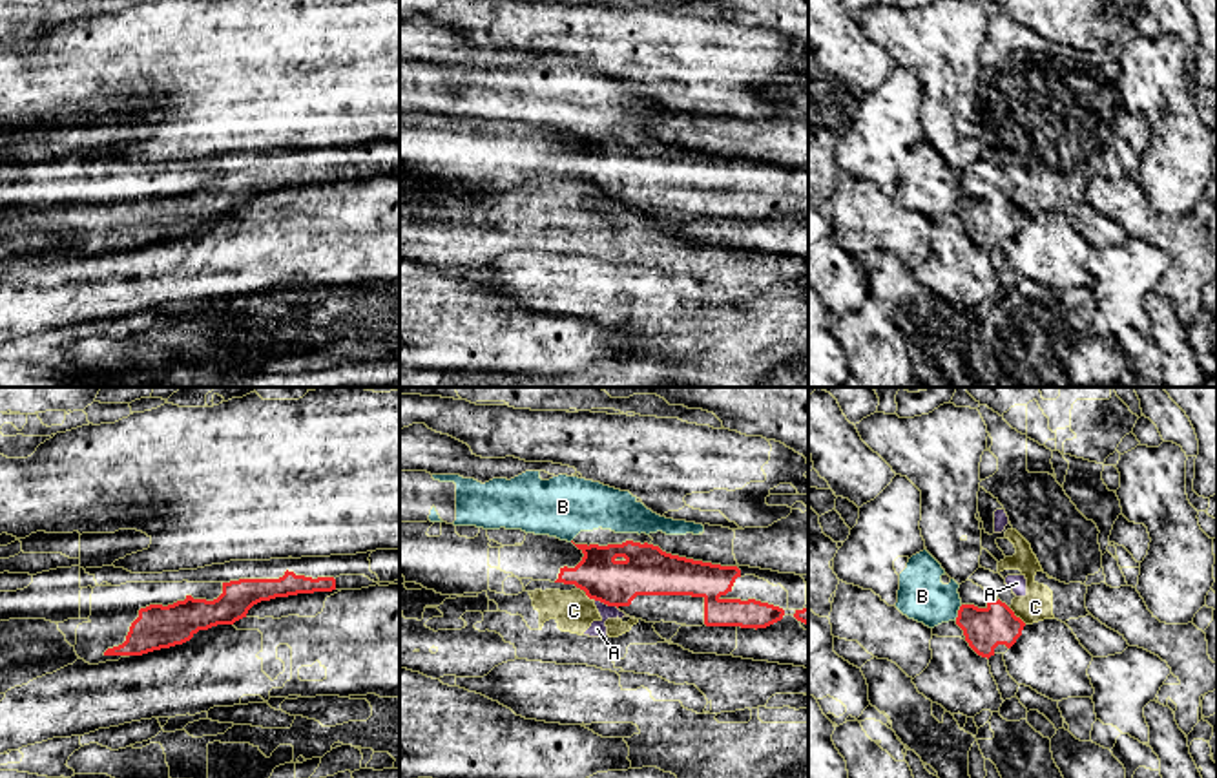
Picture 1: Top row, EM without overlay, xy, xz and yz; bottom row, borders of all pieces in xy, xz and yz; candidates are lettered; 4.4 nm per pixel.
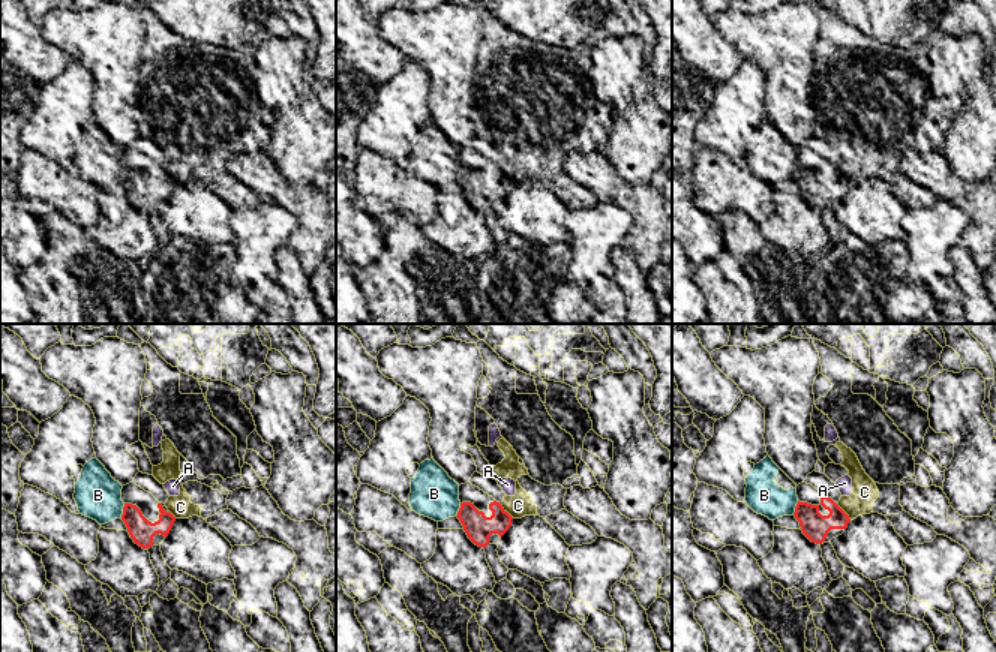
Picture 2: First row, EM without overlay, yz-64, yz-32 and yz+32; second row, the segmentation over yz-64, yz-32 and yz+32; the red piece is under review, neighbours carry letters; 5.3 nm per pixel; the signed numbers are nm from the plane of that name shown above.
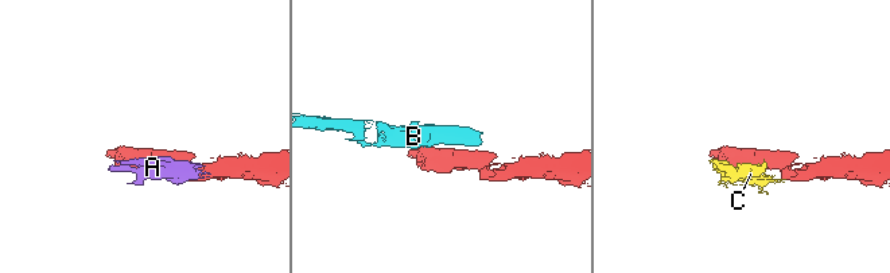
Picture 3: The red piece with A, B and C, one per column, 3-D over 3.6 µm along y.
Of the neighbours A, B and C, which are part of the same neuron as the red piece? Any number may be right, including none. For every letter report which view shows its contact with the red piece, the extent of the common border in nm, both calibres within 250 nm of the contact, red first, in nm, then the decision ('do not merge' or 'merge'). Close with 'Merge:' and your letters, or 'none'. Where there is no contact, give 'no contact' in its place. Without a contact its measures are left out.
A: contact in xz; length 120 nm; calibres 220 and 70 nm; do not merge
B: contact in yz; length 80 nm; calibres 190 and 220 nm; merge
C: contact in yz; length 100 nm; calibres 190 and 140 nm; do not merge
Merge: B

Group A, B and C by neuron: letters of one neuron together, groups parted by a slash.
A C / B

